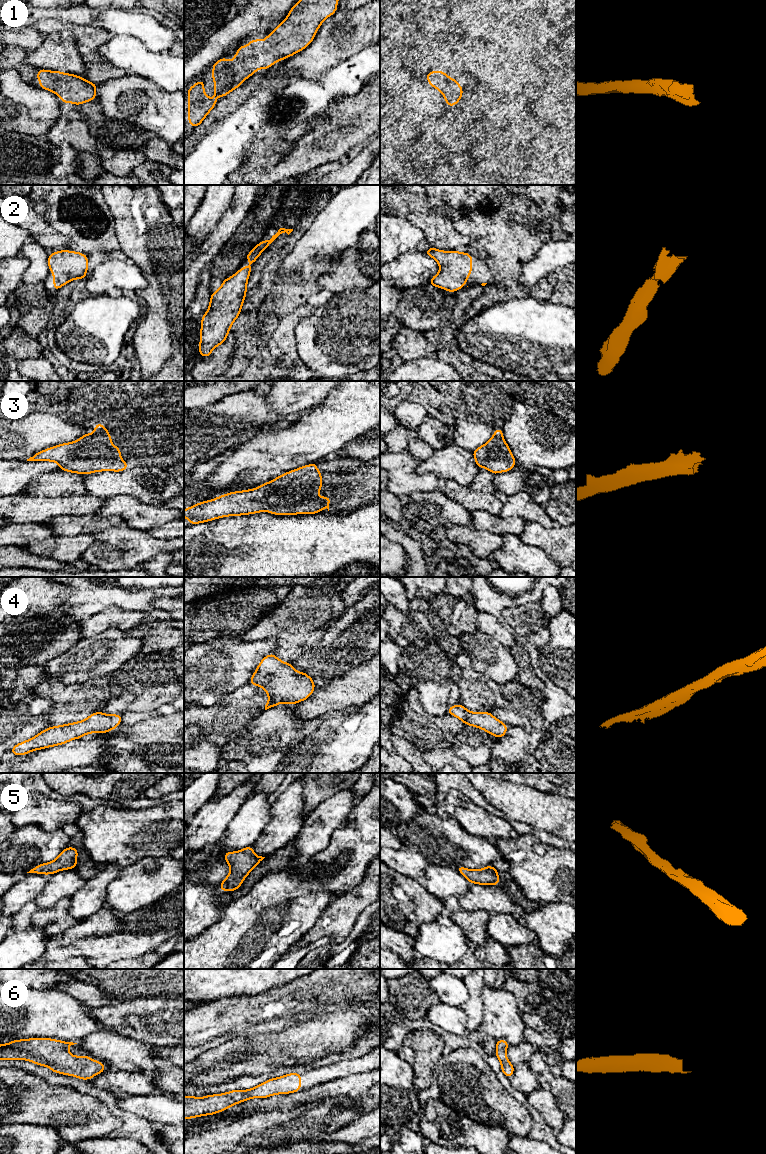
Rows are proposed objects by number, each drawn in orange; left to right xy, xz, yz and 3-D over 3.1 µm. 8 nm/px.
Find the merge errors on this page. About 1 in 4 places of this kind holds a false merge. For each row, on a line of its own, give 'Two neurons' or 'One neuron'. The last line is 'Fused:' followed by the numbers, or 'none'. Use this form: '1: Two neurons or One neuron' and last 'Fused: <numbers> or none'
1: One neuron
2: One neuron
3: One neuron
4: One neuron
5: One neuron
6: One neuron
Fused: none

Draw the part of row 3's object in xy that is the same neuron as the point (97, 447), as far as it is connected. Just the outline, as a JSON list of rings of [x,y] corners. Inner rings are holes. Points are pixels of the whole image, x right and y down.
[[[101,423],[95,424],[95,431],[91,434],[84,434],[80,439],[63,443],[34,454],[27,461],[53,461],[60,466],[60,470],[79,474],[90,474],[99,471],[125,471],[127,461],[121,459],[121,452],[118,446],[111,442],[111,435],[107,428]]]

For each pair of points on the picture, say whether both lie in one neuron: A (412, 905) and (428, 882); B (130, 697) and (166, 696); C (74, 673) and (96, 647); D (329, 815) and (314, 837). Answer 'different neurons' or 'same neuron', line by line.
A: different neurons
B: same neuron
C: same neuron
D: same neuron

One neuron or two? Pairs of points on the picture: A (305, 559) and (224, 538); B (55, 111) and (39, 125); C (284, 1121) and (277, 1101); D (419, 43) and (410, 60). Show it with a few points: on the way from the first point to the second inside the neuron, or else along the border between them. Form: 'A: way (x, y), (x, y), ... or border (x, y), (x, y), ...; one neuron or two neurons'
A: way (285, 559), (256, 559), (244, 547); one neuron
B: border (25, 107), (32, 118), (44, 121); two neurons
C: border (303, 1104), (286, 1110), (273, 1110), (263, 1113); two neurons
D: border (394, 44), (406, 44), (414, 47), (419, 52); two neurons

